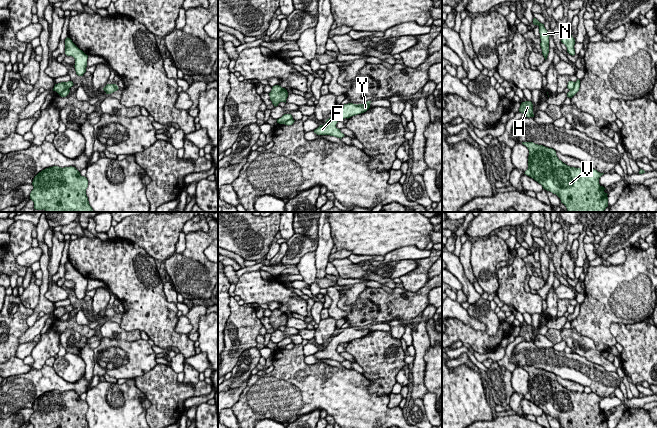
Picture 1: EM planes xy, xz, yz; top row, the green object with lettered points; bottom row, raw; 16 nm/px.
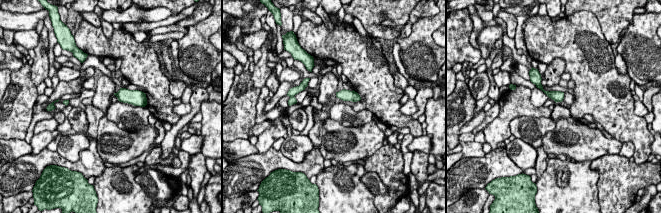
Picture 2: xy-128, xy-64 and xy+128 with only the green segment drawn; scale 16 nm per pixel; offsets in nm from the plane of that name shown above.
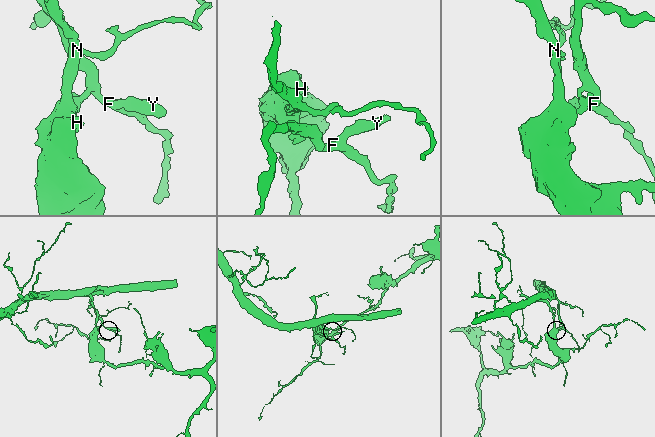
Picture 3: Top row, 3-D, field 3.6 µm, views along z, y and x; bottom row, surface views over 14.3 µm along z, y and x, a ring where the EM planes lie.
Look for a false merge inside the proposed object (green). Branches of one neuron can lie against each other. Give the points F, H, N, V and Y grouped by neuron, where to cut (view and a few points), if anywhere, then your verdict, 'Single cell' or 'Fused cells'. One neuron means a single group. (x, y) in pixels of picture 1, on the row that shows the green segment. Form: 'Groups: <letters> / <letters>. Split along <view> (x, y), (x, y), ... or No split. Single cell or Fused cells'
Groups: F Y / H N V. Split along yz (575, 82), (570, 90). Fused cells

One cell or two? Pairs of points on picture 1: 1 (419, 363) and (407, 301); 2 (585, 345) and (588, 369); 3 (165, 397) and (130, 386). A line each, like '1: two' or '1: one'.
1: two
2: two
3: two

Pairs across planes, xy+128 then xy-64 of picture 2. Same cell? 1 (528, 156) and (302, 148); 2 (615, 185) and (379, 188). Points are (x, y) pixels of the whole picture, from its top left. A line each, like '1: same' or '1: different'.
1: same
2: different

